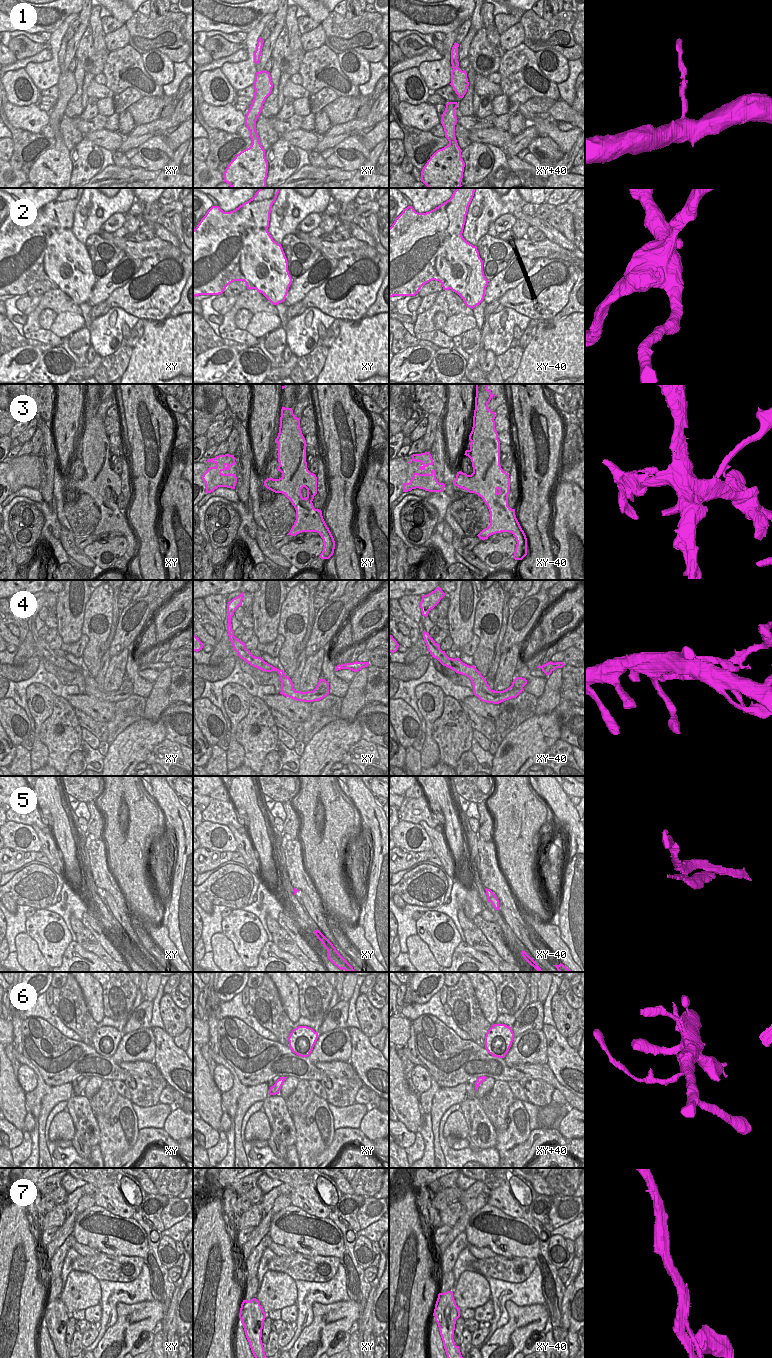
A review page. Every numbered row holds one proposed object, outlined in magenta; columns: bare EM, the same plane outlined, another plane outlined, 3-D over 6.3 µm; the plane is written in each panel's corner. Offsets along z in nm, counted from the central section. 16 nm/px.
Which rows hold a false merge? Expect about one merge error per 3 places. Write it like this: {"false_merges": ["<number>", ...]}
{"false_merges": ["1", "2", "3", "4", "6", "7"]}

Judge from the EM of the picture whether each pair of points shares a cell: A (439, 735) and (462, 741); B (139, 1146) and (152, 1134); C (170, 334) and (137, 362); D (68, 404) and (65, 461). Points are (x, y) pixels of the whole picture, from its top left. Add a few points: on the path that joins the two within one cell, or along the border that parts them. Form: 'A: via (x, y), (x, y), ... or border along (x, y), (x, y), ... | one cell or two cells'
A: via (445, 735), (453, 735), (456, 738) | one cell
B: via (142, 1143), (150, 1137) | one cell
C: via (162, 342), (145, 358) | one cell
D: via (68, 418), (65, 447) | one cell

